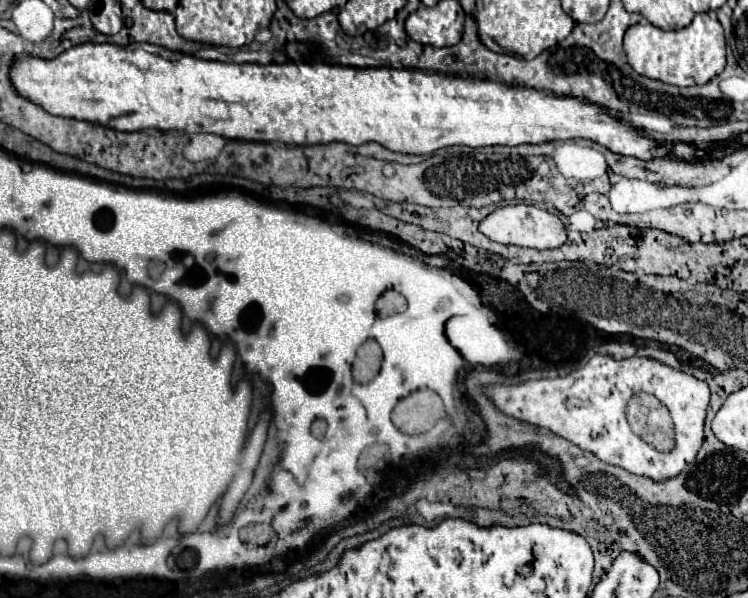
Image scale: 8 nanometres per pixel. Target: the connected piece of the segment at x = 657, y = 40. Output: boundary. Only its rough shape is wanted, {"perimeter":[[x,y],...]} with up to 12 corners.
{"perimeter":[[715,13],[687,27],[651,23],[625,31],[639,75],[679,87],[705,85],[725,69]]}

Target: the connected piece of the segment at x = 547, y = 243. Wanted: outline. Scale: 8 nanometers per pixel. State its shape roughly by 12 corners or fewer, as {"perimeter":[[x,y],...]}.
{"perimeter":[[535,205],[497,207],[479,231],[501,245],[557,249],[561,219]]}

